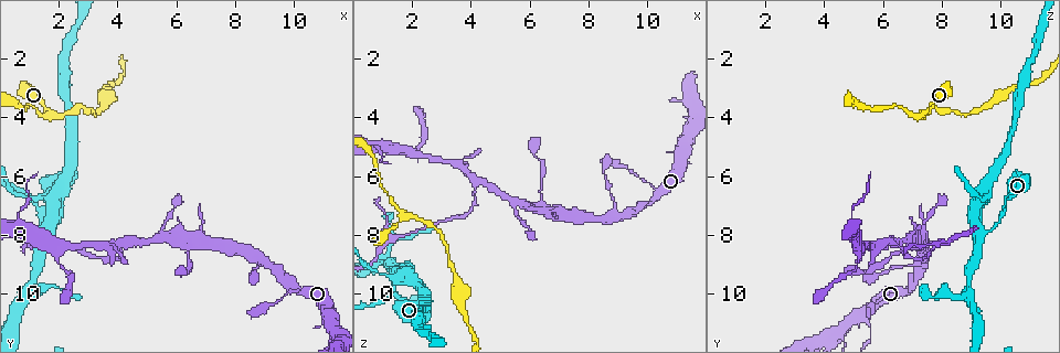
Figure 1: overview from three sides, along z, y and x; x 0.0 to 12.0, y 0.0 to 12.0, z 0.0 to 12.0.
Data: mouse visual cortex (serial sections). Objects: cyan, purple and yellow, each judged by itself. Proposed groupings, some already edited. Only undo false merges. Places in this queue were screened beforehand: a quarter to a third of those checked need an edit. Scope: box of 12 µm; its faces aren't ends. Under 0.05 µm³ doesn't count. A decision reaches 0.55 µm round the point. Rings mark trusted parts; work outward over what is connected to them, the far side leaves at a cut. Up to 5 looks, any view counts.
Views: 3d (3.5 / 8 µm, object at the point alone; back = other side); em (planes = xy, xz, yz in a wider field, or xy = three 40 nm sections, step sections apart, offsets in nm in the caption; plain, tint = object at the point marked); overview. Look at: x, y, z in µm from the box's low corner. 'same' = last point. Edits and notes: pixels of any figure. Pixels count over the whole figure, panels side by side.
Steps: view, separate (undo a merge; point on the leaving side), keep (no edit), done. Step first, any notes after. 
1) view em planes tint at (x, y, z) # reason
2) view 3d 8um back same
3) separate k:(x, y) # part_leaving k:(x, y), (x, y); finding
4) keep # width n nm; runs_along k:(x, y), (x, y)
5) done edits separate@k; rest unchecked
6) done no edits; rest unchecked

view 3d 3.5um at (9.0, 8.9, 7.4) # sharp bend

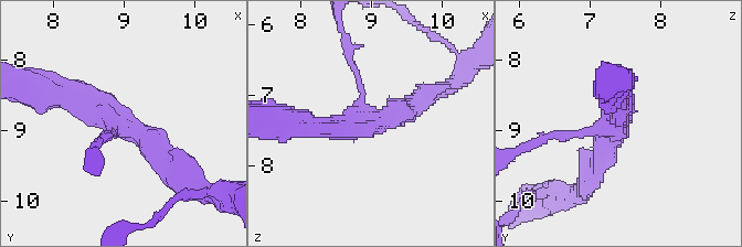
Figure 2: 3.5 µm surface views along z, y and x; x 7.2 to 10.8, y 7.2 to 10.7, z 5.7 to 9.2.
view em xy step 3 tint at (8.95, 8.95, 7.35) # need the tissue

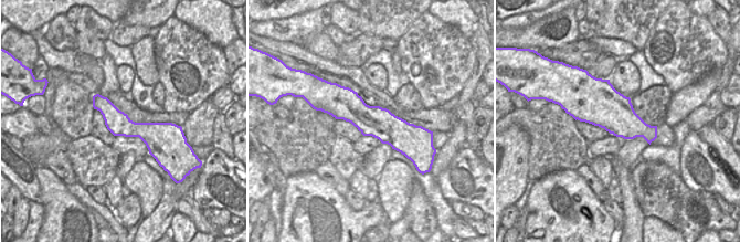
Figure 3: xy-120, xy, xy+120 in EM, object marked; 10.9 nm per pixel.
view em xy step 1 tint same

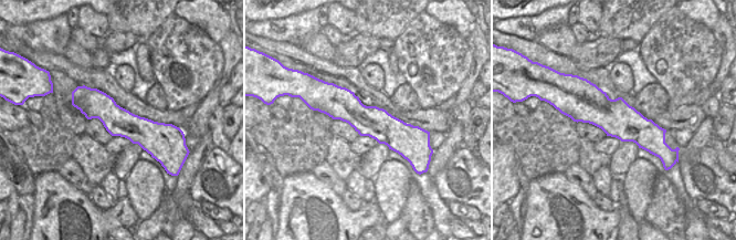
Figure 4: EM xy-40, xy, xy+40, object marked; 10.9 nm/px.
keep # width 340 nm; runs_along 2:(178, 171), (140, 133), (55, 93); one cell here

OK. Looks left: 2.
view 3d 8um back at (6.6, 8.3, 7.2) # two arms in line, one across

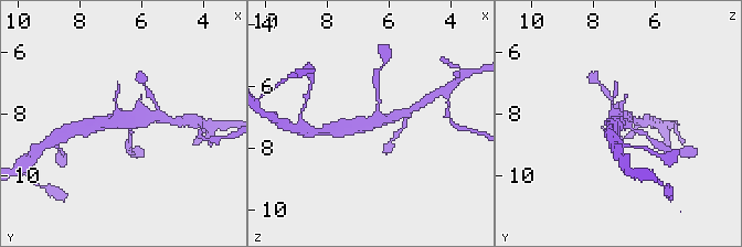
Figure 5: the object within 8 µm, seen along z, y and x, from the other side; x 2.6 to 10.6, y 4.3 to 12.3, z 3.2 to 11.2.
view 3d 3.5um at (6.5, 8.3, 7.2)

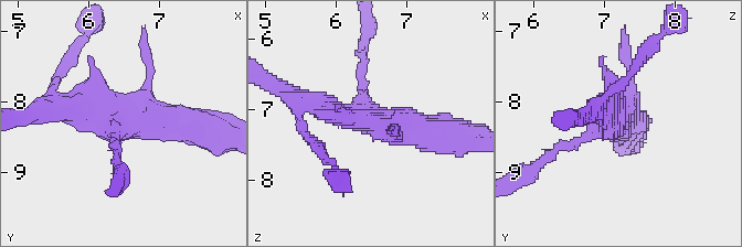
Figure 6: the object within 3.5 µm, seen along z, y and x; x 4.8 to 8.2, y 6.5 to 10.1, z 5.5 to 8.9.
keep # runs_along 6:(448, 132), (347, 116), (306, 101); continuous, no second cell

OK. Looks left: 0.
done no edits; rest unchecked

